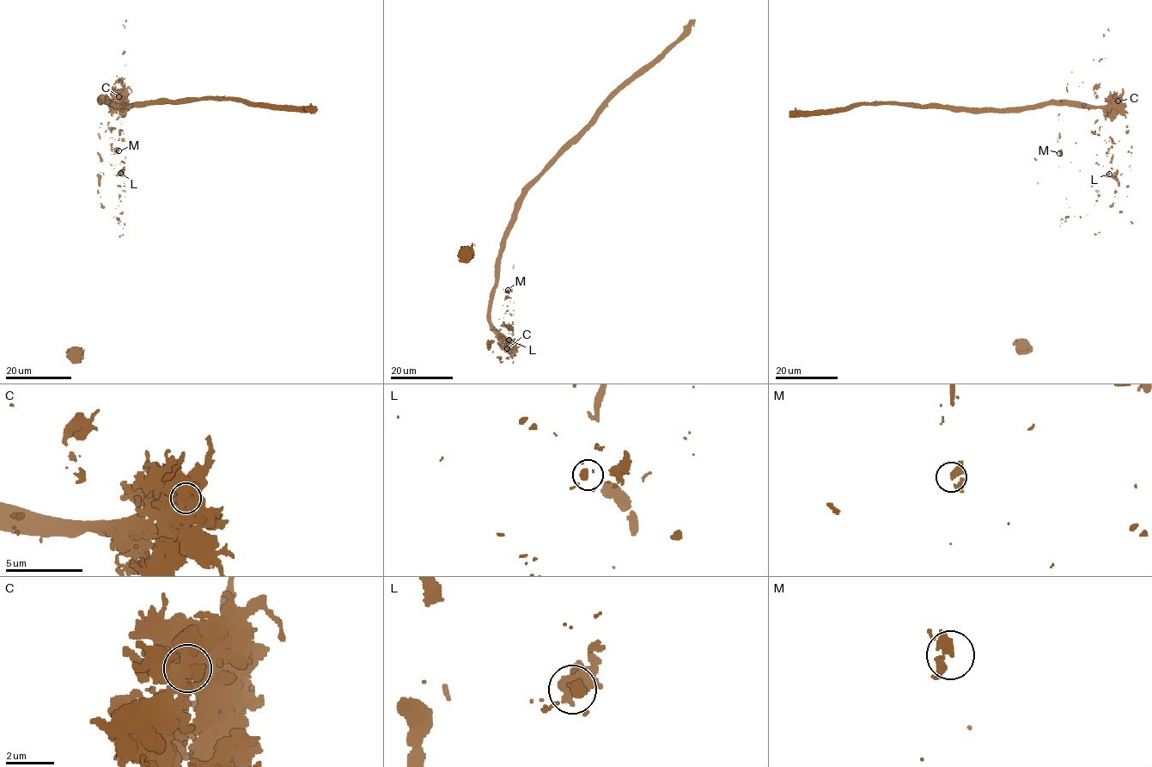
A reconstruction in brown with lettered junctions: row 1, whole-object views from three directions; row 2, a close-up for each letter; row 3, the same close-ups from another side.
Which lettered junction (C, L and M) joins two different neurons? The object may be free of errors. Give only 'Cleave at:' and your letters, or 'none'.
Cleave at: C

